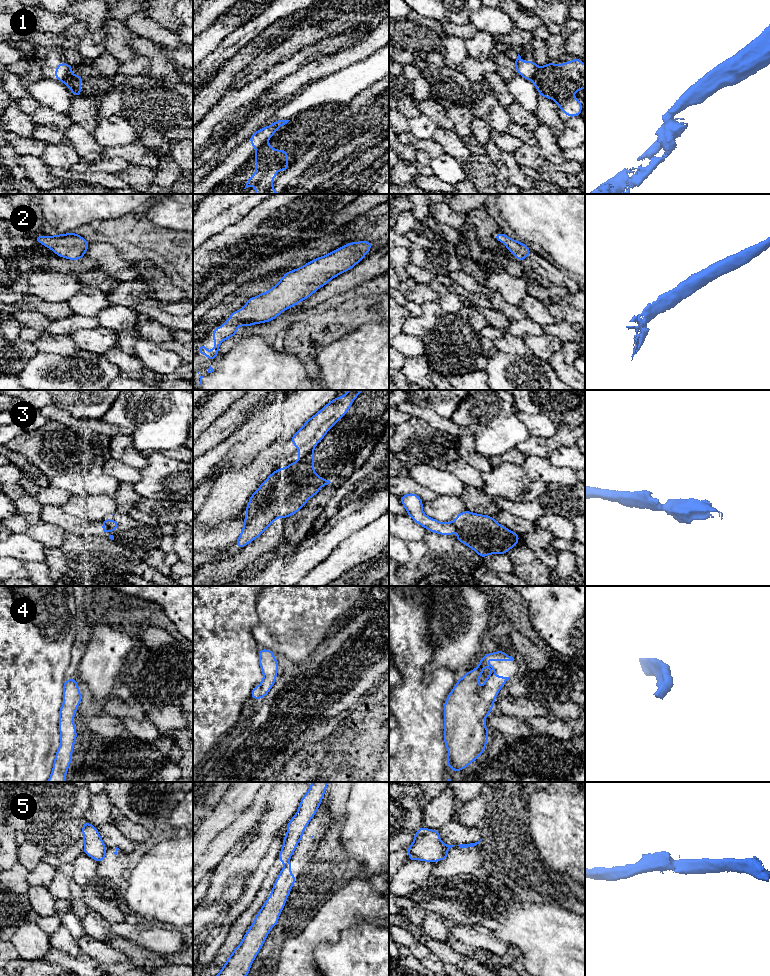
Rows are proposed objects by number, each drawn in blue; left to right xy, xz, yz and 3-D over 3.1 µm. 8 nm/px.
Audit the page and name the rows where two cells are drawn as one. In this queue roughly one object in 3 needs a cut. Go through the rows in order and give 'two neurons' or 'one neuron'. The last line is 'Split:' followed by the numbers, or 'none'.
1: two neurons
2: one neuron
3: two neurons
4: one neuron
5: two neurons
Split: 1, 3, 5

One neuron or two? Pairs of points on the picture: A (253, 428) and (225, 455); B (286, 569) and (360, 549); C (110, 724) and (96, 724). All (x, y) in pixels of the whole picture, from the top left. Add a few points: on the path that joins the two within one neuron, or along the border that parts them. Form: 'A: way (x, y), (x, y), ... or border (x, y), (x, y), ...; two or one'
A: way (246, 435), (232, 449); one
B: border (340, 542), (306, 574); two
C: way (107, 724), (99, 724); one

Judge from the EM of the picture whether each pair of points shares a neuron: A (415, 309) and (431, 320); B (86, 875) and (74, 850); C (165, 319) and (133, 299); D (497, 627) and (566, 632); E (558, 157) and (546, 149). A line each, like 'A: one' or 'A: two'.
A: two
B: two
C: one
D: two
E: one

